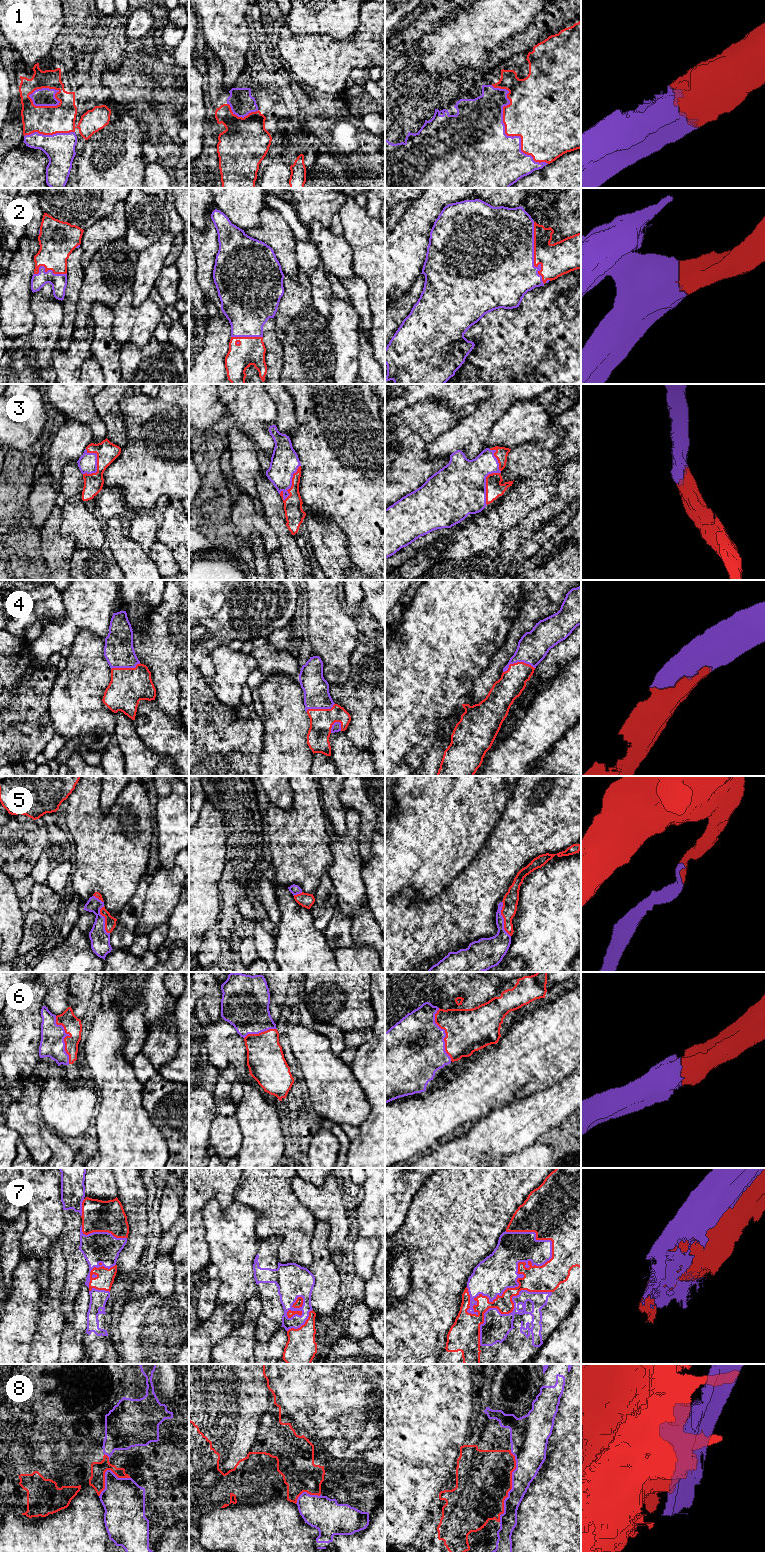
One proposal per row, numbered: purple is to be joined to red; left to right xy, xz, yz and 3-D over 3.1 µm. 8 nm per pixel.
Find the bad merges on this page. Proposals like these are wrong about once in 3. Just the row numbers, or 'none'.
7, 8

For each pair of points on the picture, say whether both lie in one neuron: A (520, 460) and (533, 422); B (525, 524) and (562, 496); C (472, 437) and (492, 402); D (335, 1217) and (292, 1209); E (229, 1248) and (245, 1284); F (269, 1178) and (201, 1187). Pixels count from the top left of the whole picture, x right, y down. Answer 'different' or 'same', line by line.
A: different
B: same
C: same
D: different
E: same
F: different

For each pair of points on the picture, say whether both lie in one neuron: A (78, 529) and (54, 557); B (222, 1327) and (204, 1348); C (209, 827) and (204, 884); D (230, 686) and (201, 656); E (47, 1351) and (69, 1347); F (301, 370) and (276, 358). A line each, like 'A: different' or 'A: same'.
A: different
B: same
C: same
D: different
E: different
F: different

